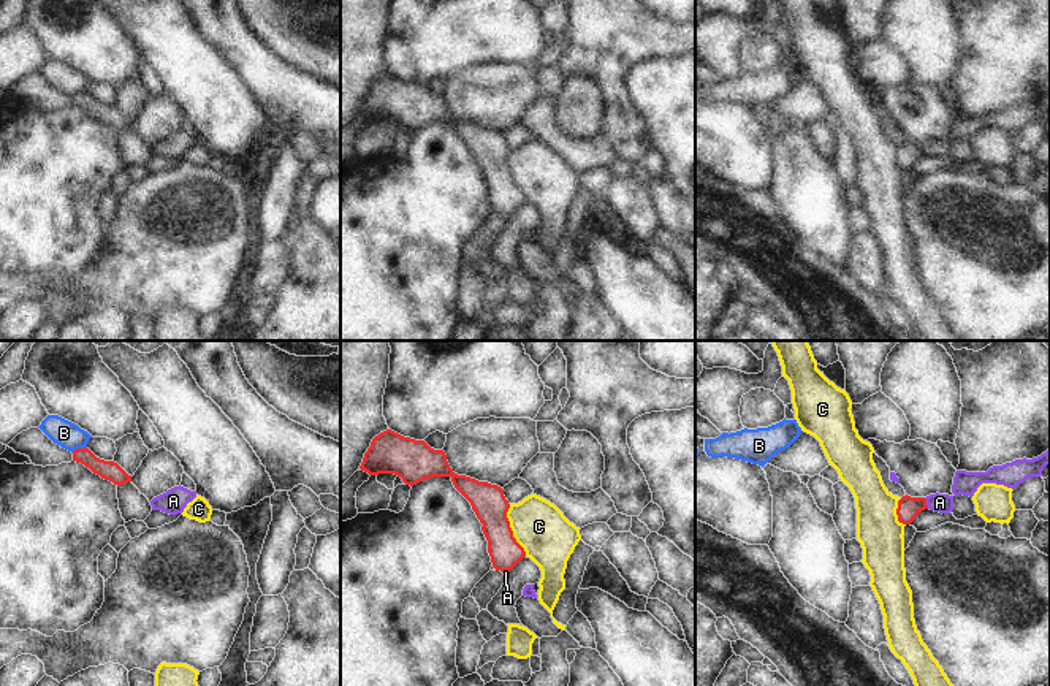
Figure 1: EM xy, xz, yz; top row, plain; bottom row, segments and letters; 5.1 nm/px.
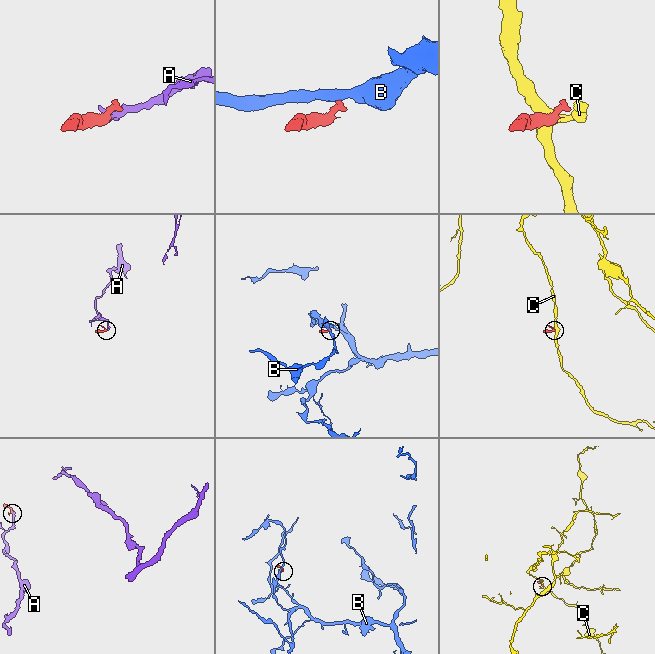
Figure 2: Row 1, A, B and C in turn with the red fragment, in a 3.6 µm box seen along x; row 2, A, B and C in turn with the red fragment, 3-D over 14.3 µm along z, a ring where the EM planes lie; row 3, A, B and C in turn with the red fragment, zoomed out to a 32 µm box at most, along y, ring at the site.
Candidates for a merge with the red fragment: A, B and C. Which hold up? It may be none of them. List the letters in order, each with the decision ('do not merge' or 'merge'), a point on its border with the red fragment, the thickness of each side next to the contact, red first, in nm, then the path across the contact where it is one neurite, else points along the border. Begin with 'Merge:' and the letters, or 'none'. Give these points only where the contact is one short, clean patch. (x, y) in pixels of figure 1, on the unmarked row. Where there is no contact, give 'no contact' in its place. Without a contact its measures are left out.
Merge: A
A: merge; contact yz (925, 148); calibres 110 and 100 nm; way yz (909, 152), (925, 148), (939, 148)
B: do not merge; contact xy (78, 94); calibres 100 and 140 nm; border xy (86, 91), (72, 97)
C: do not merge; contact xz (512, 176); calibres 170 and 280 nm; border xz (509, 149), (509, 171), (526, 201)

